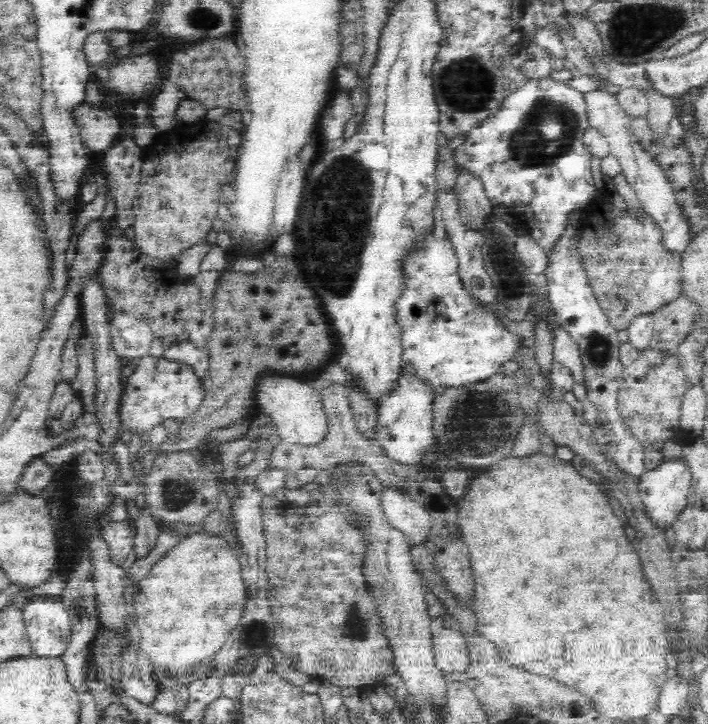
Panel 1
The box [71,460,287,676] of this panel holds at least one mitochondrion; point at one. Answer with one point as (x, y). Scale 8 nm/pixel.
(176, 494)

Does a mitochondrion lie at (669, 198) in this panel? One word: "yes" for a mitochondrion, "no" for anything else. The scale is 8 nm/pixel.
no

